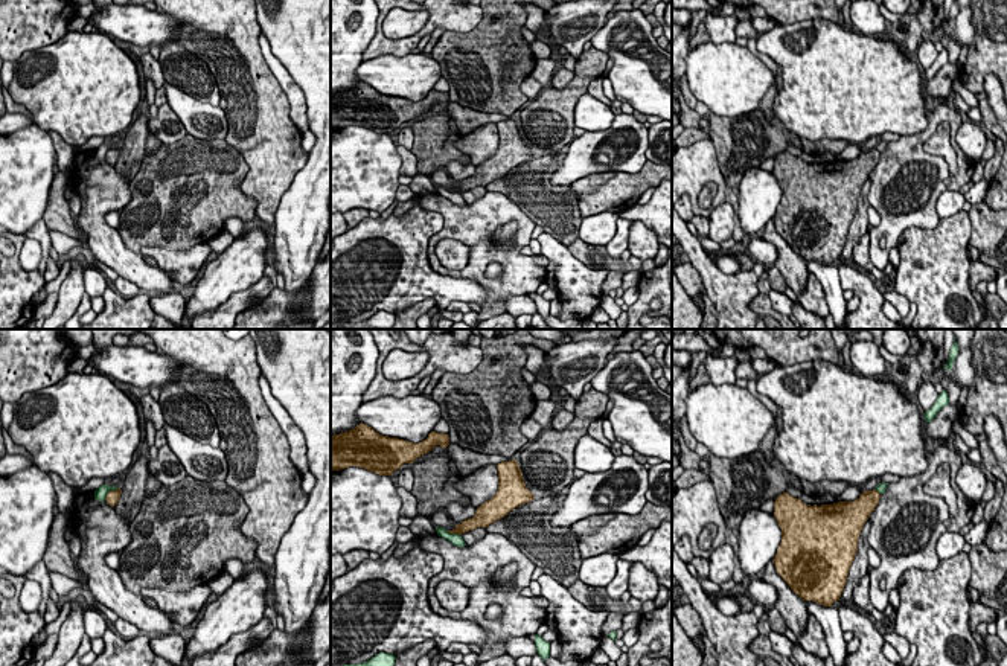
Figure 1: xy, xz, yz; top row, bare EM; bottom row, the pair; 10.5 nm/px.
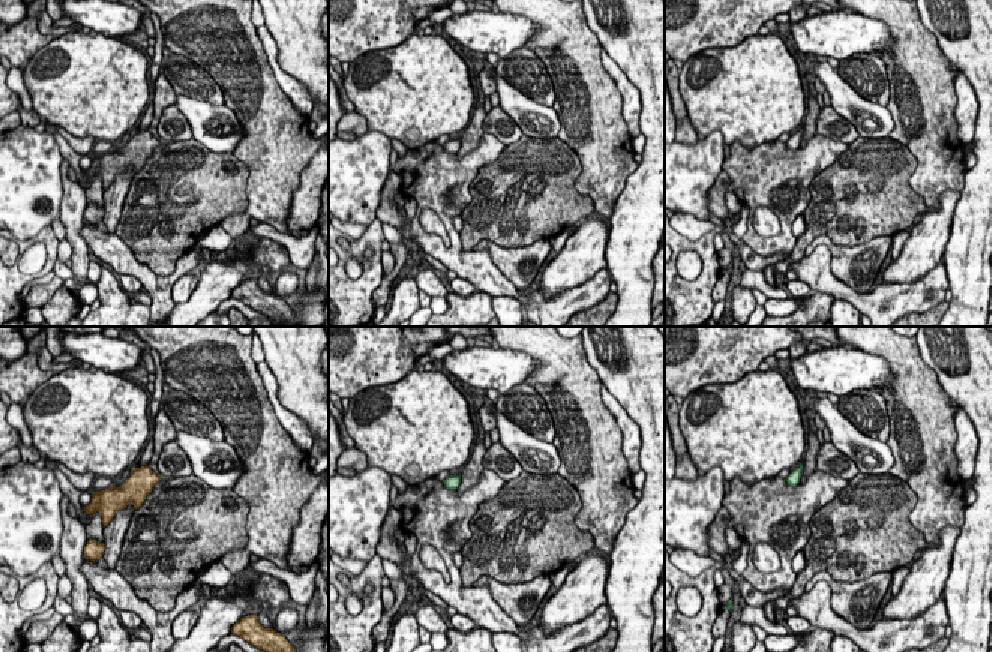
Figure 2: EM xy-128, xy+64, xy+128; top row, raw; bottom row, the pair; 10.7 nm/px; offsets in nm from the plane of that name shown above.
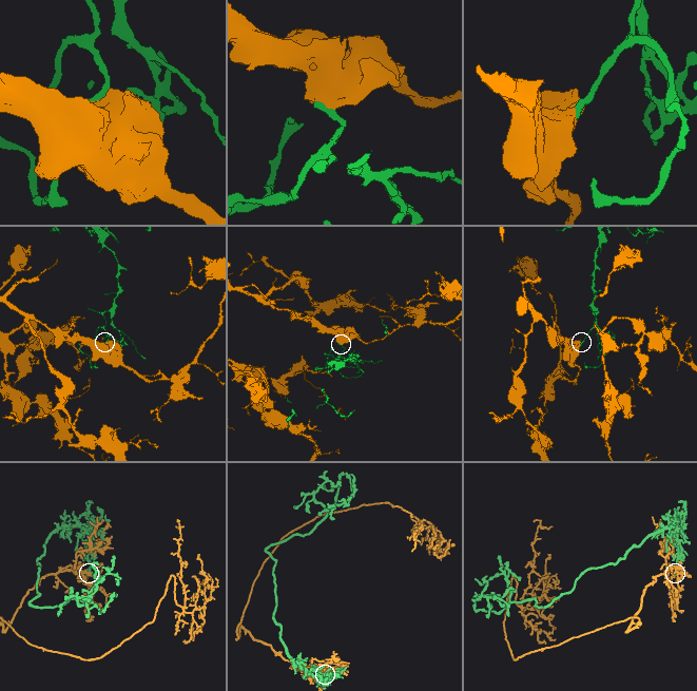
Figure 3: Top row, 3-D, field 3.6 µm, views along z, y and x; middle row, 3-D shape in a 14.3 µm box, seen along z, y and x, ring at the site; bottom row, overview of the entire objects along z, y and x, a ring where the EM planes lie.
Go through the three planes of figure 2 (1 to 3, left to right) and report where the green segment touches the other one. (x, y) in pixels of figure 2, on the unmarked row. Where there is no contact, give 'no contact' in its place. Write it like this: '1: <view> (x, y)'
1: no contact
2: no contact
3: no contact

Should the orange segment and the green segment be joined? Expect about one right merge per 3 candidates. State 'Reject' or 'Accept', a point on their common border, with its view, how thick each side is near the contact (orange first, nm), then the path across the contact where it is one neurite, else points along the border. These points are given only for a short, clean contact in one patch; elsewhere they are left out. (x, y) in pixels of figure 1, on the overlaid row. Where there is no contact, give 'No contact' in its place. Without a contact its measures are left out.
Reject. Touches orange at xy (110, 491). Thickness 130 nm (orange) against 130 nm. Boundary: xy (119, 488), (111, 489), (104, 499)

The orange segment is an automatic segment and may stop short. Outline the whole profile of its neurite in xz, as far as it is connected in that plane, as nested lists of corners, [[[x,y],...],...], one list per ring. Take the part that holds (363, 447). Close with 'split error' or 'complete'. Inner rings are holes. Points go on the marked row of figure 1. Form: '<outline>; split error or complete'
[[[361,422],[349,431],[331,436],[331,471],[358,466],[379,475],[392,475],[404,463],[413,463],[436,445],[446,448],[449,436],[431,431],[425,440],[413,443],[382,436]]]; complete

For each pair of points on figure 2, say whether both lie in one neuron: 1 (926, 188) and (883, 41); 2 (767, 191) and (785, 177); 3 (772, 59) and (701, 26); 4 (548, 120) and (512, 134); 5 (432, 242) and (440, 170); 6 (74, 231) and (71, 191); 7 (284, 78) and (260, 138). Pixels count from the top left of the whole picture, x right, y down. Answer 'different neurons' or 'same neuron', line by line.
1: different neurons
2: same neuron
3: different neurons
4: different neurons
5: same neuron
6: same neuron
7: different neurons

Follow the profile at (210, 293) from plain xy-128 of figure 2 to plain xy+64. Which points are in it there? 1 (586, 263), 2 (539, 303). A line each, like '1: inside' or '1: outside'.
1: inside
2: outside

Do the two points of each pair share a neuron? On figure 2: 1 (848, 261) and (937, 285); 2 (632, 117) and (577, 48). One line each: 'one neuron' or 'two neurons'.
1: two neurons
2: two neurons

